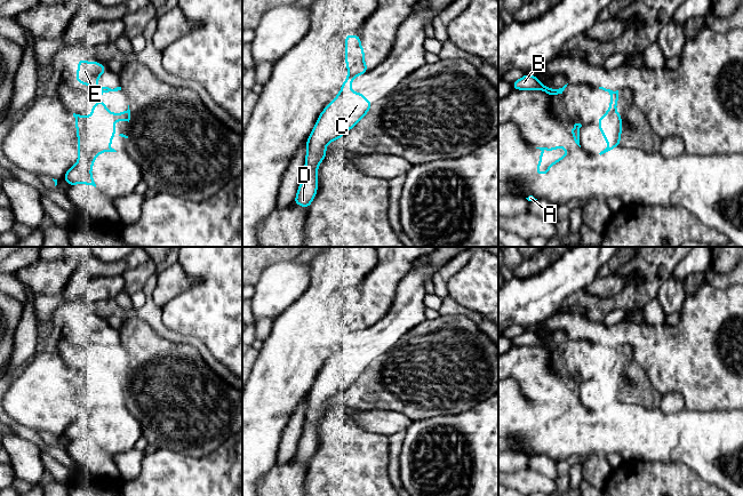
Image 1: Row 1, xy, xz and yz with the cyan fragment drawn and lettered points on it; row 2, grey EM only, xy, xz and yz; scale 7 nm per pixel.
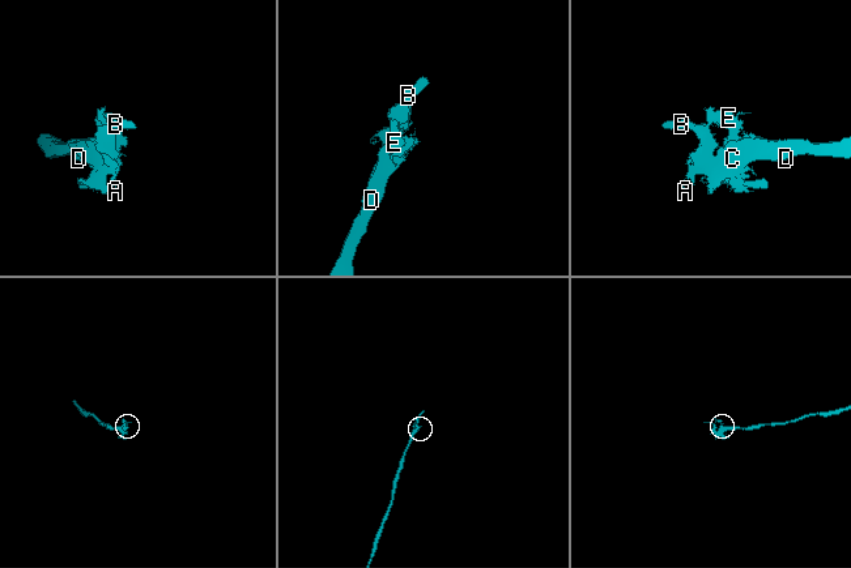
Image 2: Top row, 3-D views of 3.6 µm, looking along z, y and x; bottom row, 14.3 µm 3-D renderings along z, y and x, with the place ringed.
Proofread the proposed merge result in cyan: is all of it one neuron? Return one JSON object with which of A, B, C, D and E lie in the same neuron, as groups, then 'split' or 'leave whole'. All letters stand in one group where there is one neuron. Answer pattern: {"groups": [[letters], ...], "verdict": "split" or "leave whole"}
{"groups": [["A", "B", "C", "D", "E"]], "verdict": "leave whole"}

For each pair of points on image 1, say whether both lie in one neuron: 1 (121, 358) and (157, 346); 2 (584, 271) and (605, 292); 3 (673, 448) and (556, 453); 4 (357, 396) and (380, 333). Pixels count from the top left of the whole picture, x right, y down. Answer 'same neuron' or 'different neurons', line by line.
1: different neurons
2: different neurons
3: same neuron
4: different neurons

